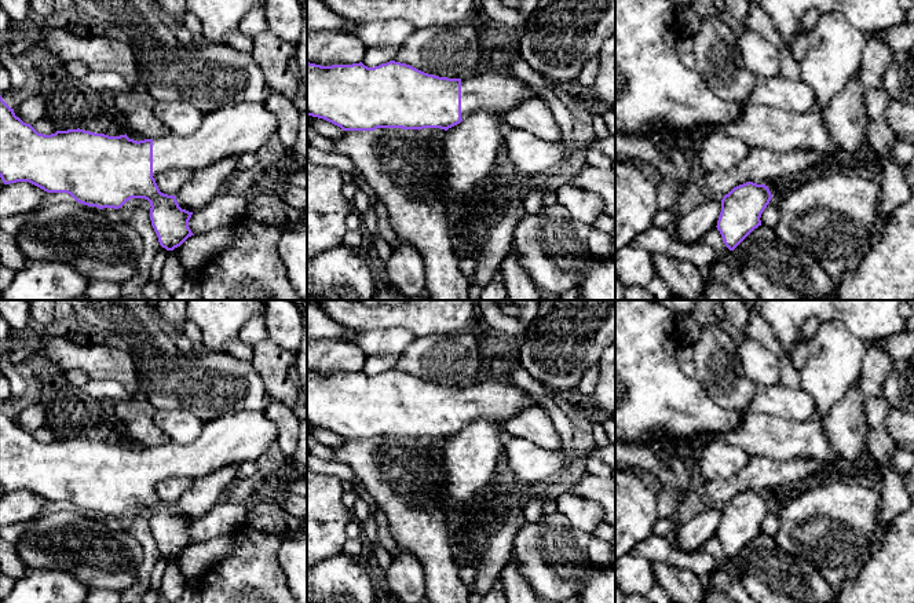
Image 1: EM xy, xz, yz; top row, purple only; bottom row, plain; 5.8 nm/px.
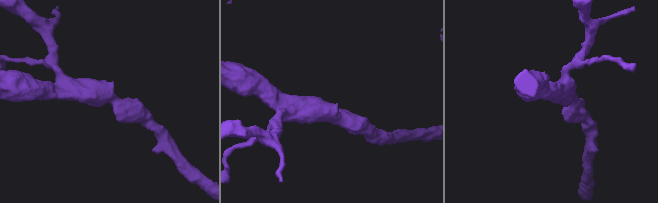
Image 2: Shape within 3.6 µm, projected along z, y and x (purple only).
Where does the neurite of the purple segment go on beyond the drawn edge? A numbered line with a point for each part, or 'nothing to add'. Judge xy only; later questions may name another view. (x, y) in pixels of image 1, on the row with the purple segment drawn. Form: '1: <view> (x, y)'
1: xy (236, 127)

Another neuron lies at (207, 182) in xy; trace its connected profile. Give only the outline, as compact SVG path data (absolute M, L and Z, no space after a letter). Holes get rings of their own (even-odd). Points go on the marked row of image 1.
M227 157L194 169L191 180L176 194L179 207L193 213L205 208L216 195L222 194L223 183L237 167L237 158Z

